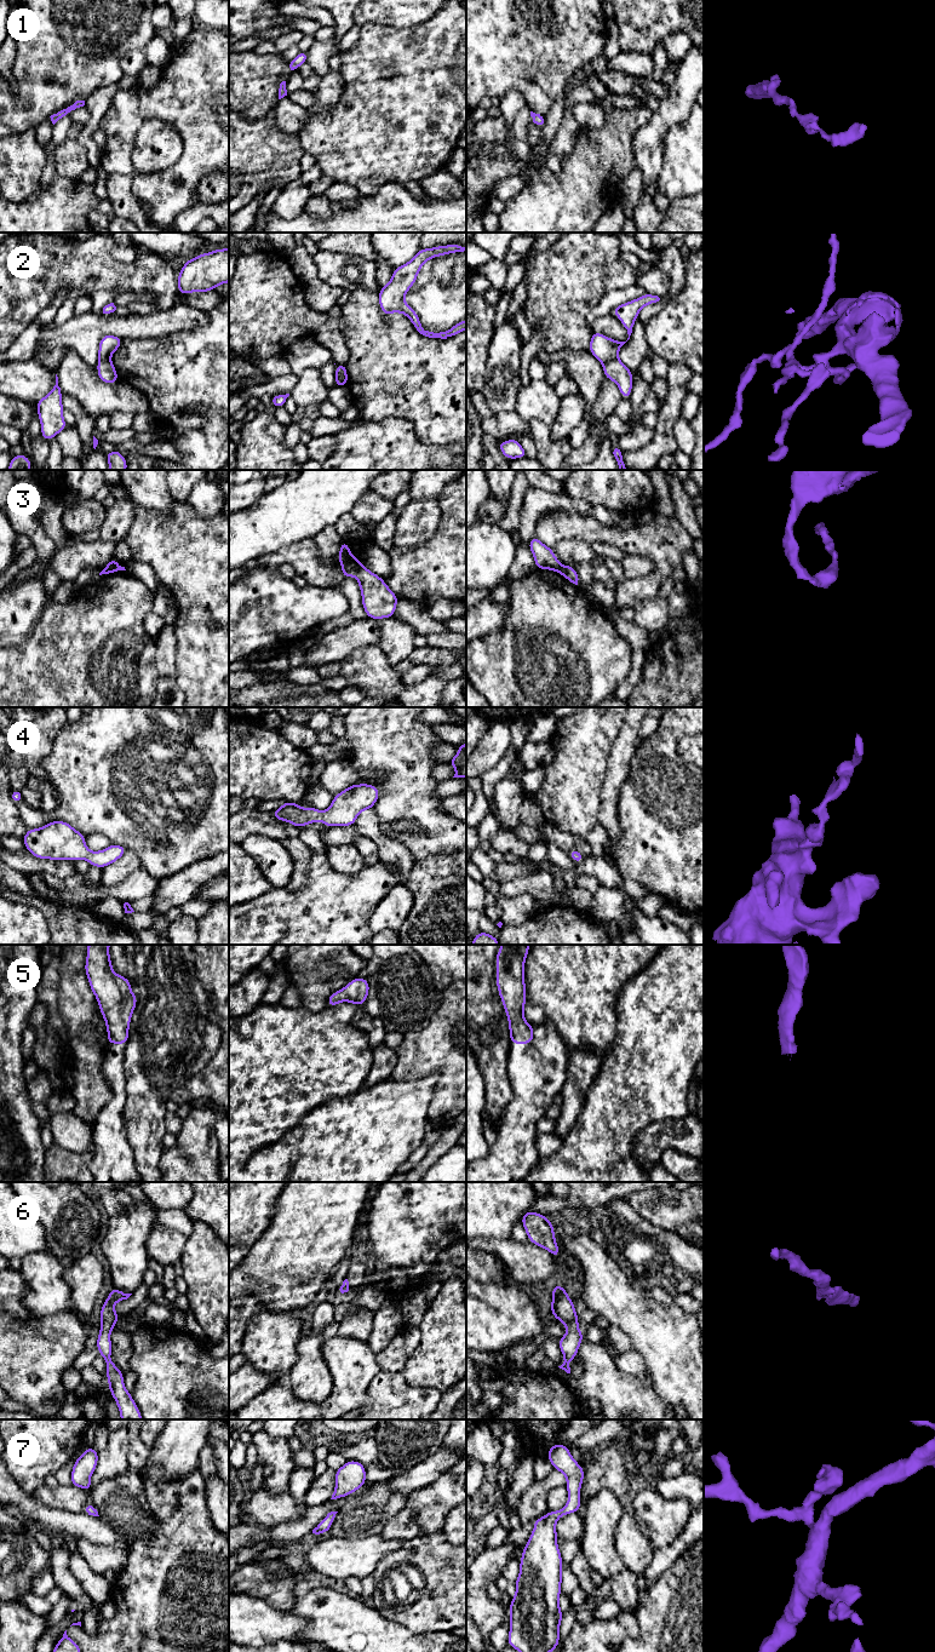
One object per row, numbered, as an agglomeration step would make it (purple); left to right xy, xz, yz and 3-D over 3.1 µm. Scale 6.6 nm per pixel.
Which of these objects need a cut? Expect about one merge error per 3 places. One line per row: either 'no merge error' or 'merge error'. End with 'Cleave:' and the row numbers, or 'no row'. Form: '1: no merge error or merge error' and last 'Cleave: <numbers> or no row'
1: no merge error
2: merge error
3: merge error
4: no merge error
5: no merge error
6: no merge error
7: no merge error
Cleave: 2, 3

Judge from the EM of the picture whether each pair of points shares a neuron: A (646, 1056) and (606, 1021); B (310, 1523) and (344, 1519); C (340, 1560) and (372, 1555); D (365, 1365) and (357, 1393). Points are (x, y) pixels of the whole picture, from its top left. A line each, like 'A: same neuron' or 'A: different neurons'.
A: different neurons
B: different neurons
C: same neuron
D: same neuron

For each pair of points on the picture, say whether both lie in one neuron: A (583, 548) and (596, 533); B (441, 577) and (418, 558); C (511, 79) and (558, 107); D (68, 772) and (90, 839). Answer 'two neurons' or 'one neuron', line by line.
A: two neurons
B: one neuron
C: two neurons
D: two neurons

